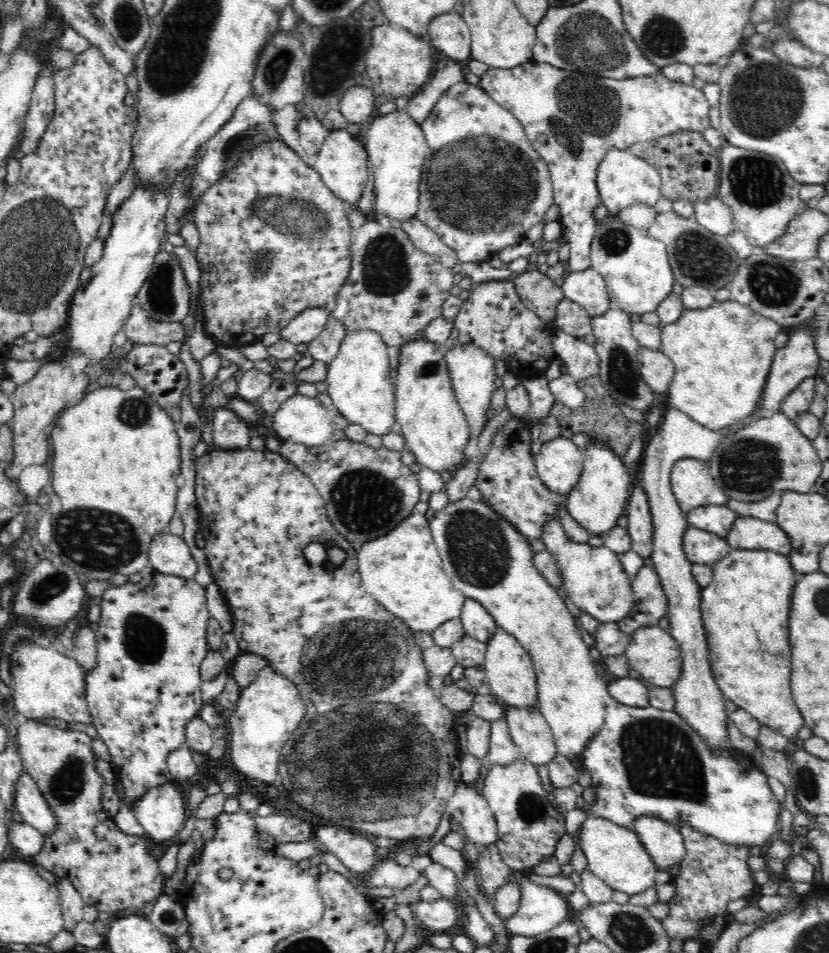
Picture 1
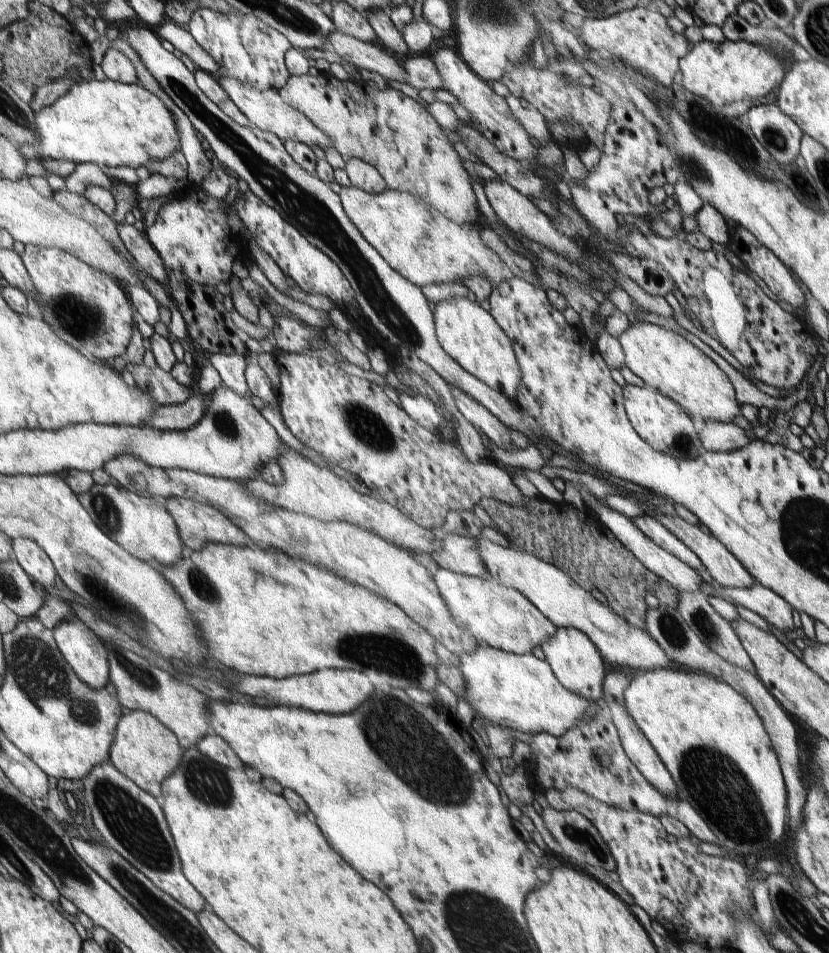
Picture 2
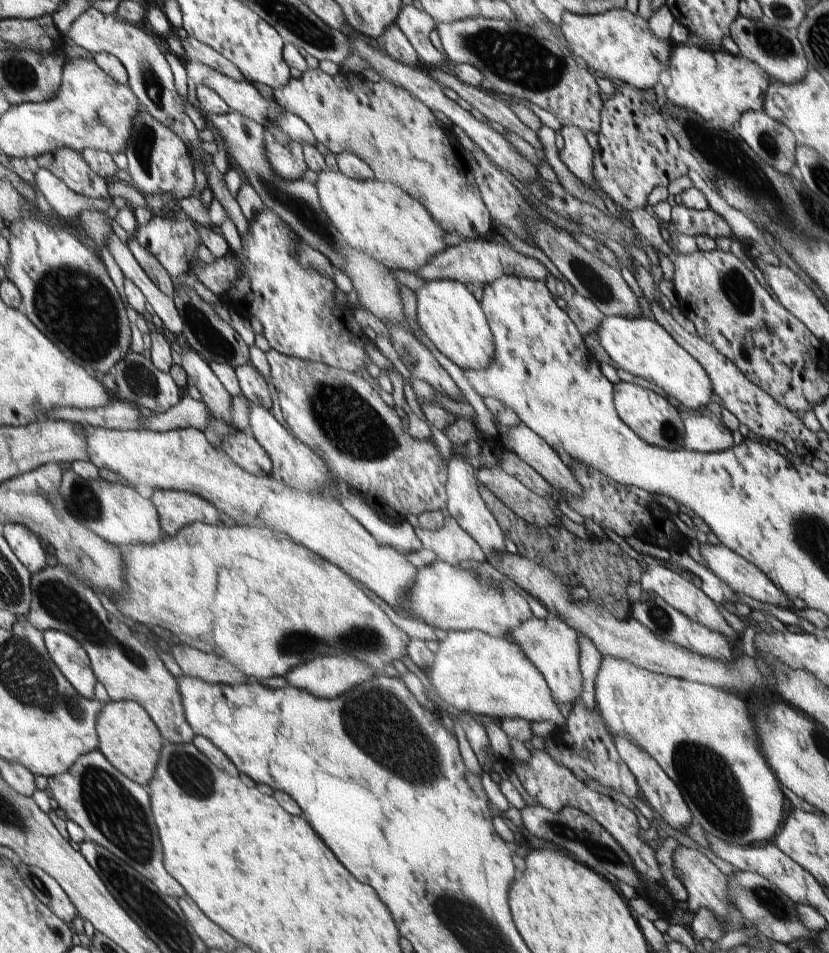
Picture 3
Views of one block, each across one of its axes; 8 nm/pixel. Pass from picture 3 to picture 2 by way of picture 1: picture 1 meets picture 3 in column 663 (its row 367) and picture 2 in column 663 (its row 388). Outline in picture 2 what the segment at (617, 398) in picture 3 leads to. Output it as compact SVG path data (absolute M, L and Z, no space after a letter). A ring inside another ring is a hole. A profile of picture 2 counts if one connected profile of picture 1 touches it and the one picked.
M625 384L623 386L623 410L625 410L625 416L627 416L633 432L649 448L653 448L661 454L669 454L673 458L681 458L681 460L693 460L705 452L699 442L699 436L697 436L699 424L689 420L689 416L673 400L665 398L657 390Z

